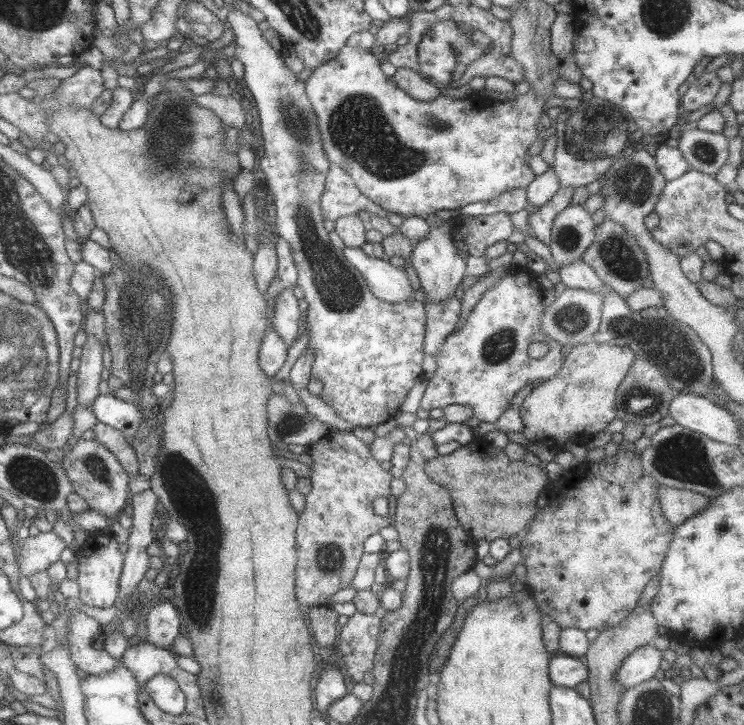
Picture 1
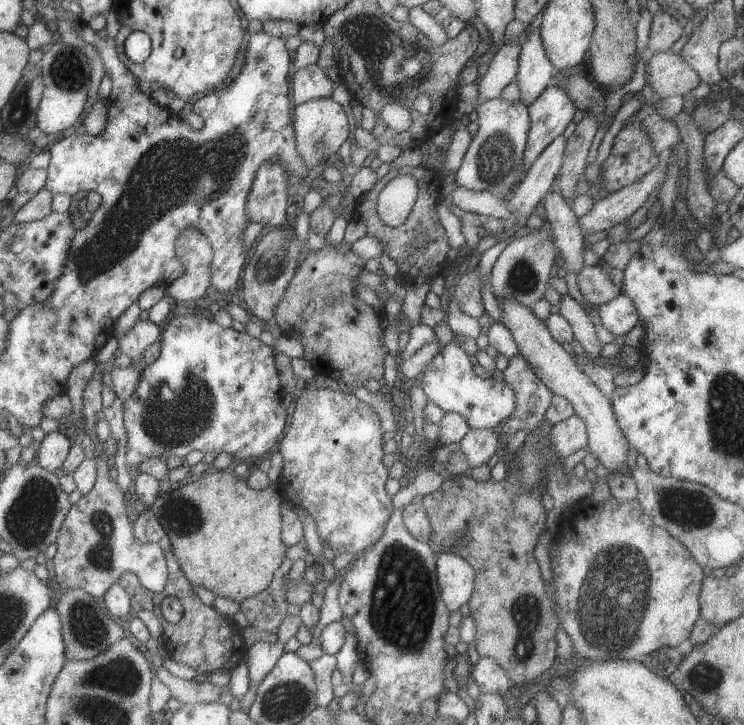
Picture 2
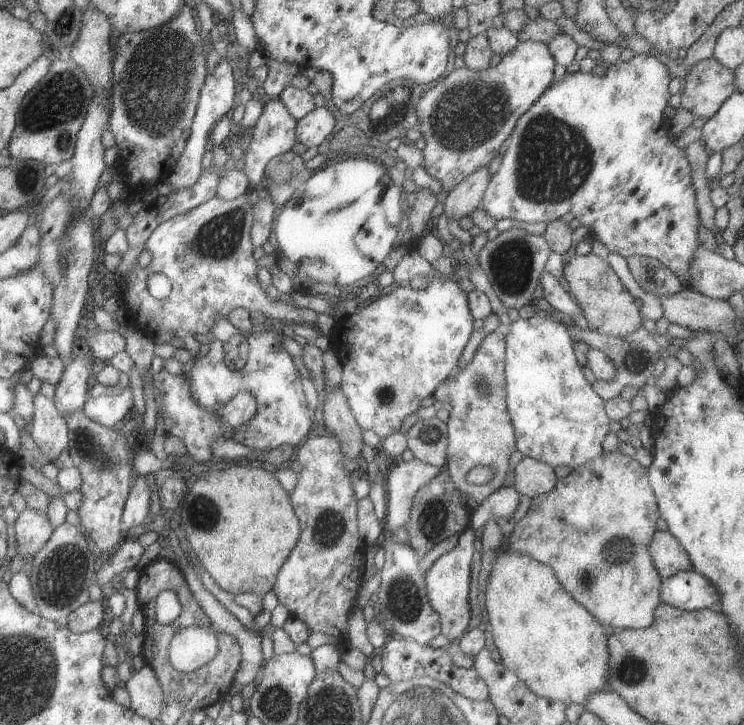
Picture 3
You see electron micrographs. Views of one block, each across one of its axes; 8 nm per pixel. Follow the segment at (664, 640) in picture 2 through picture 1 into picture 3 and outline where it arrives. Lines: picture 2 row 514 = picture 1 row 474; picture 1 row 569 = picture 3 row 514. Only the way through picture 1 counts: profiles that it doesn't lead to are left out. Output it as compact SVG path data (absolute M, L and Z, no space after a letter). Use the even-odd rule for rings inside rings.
M617 451L603 452L595 460L585 462L583 466L579 465L572 468L565 477L560 477L555 482L555 486L545 494L534 496L528 507L525 515L517 520L511 532L509 532L508 548L511 548L513 552L519 552L519 554L527 554L529 558L537 562L543 563L553 570L557 582L563 586L563 590L575 600L579 602L581 606L587 609L587 612L597 618L601 624L609 624L611 627L625 629L639 629L651 626L653 622L653 614L655 606L660 603L659 596L659 584L662 582L662 577L659 576L657 569L651 562L649 556L649 542L651 542L651 536L655 532L655 522L660 517L659 509L657 508L656 498L648 479L648 468L641 466L638 461L635 461L633 457L623 455Z

